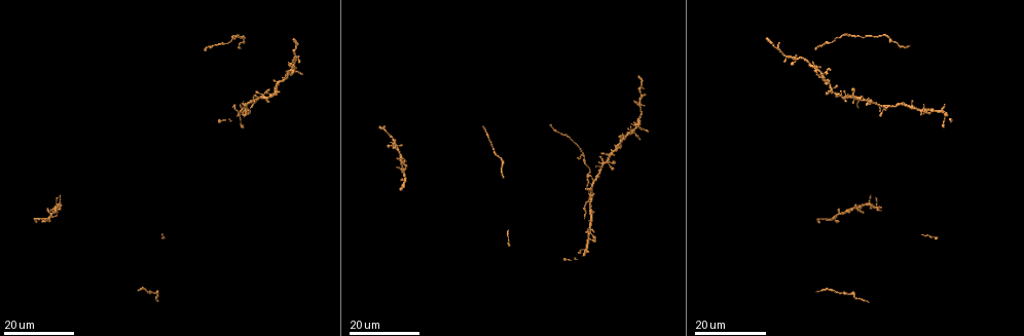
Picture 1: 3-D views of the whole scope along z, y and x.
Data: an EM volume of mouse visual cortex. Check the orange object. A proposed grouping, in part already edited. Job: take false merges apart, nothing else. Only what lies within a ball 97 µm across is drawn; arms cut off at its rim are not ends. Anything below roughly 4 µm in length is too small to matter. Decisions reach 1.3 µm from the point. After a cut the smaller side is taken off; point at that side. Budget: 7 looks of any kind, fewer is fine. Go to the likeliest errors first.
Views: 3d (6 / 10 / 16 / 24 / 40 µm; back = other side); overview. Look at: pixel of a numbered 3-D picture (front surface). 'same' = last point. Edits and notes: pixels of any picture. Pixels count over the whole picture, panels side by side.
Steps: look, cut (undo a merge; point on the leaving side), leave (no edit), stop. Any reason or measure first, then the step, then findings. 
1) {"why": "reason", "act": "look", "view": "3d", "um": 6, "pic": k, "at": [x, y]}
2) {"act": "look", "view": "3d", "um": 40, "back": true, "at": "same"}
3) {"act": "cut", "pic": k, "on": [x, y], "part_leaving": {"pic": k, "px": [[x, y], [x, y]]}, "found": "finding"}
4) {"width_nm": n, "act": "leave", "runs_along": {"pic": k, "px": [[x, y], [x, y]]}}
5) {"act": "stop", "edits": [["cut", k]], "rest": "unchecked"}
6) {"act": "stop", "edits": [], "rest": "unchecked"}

{"why": "small branch off a trunk", "act": "look", "view": "3d", "um": 24, "pic": 1, "at": [913, 104]}

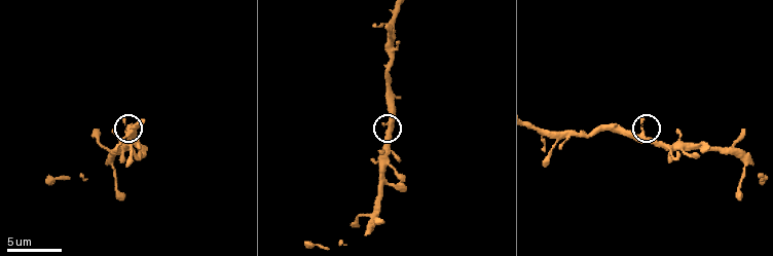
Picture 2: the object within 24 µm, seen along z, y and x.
{"act": "look", "view": "3d", "um": 10, "pic": 2, "at": [640, 134]}

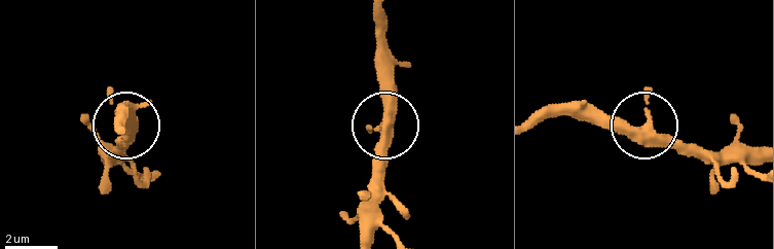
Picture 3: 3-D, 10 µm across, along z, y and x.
{"act": "leave", "found": "all the same cell"}

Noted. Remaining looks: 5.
{"why": "two arms in line, one across", "act": "look", "view": "3d", "um": 24, "pic": 1, "at": [296, 57]}

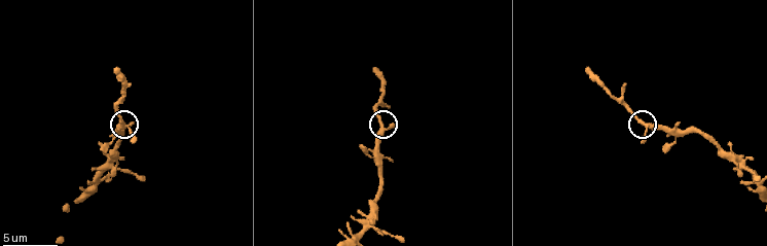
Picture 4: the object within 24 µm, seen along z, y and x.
{"act": "look", "view": "3d", "um": 6, "pic": 4, "at": [381, 130]}

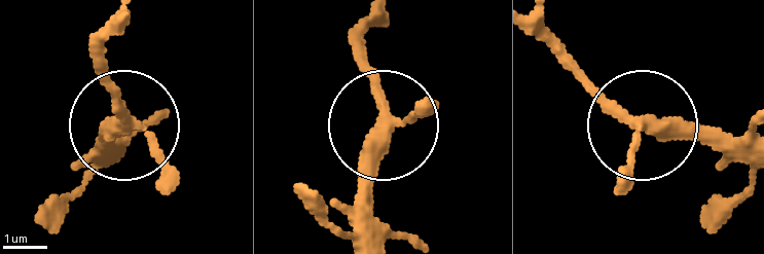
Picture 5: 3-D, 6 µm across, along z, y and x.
{"width_nm": 310, "act": "leave", "runs_along": {"pic": 5, "px": [[120, 152], [109, 142], [120, 119], [109, 35]]}, "found": "one cell here"}

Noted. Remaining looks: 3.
{"why": "three arms meet", "act": "look", "view": "3d", "um": 16, "pic": 1, "at": [585, 157]}

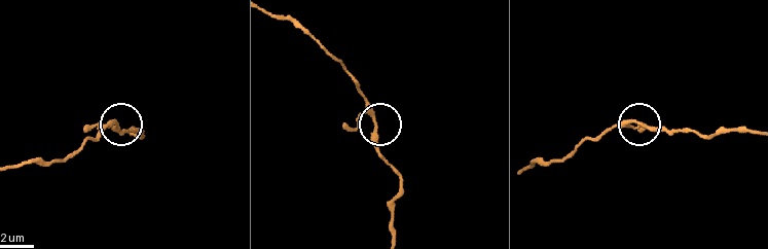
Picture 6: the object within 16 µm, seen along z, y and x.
{"act": "look", "view": "3d", "um": 10, "pic": 6, "at": [376, 123]}

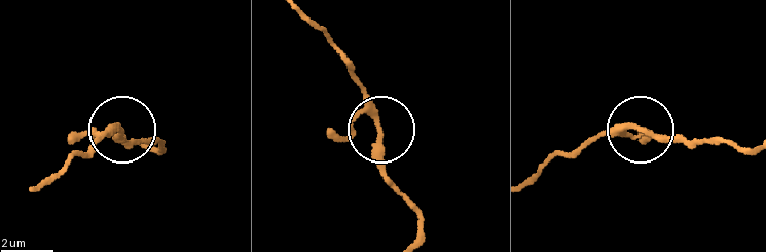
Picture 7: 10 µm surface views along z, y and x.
{"act": "leave", "runs_along": {"pic": 7, "px": [[753, 149], [647, 130], [607, 130], [583, 140]]}, "found": "continuous, no second cell"}

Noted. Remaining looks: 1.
{"act": "look", "view": "3d", "um": 6, "pic": 4, "at": [99, 179]}

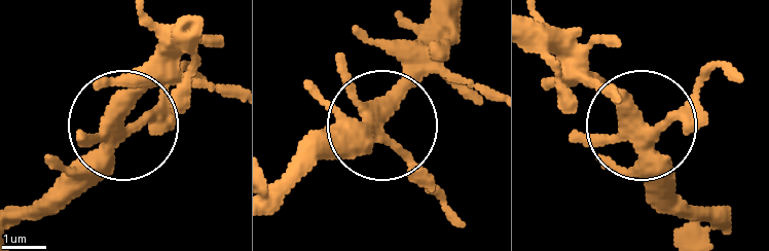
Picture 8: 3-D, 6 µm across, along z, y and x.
{"arms": 4, "act": "leave", "found": "one cell here"}

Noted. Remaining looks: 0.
{"act": "stop", "edits": [], "rest": "unchecked"}

